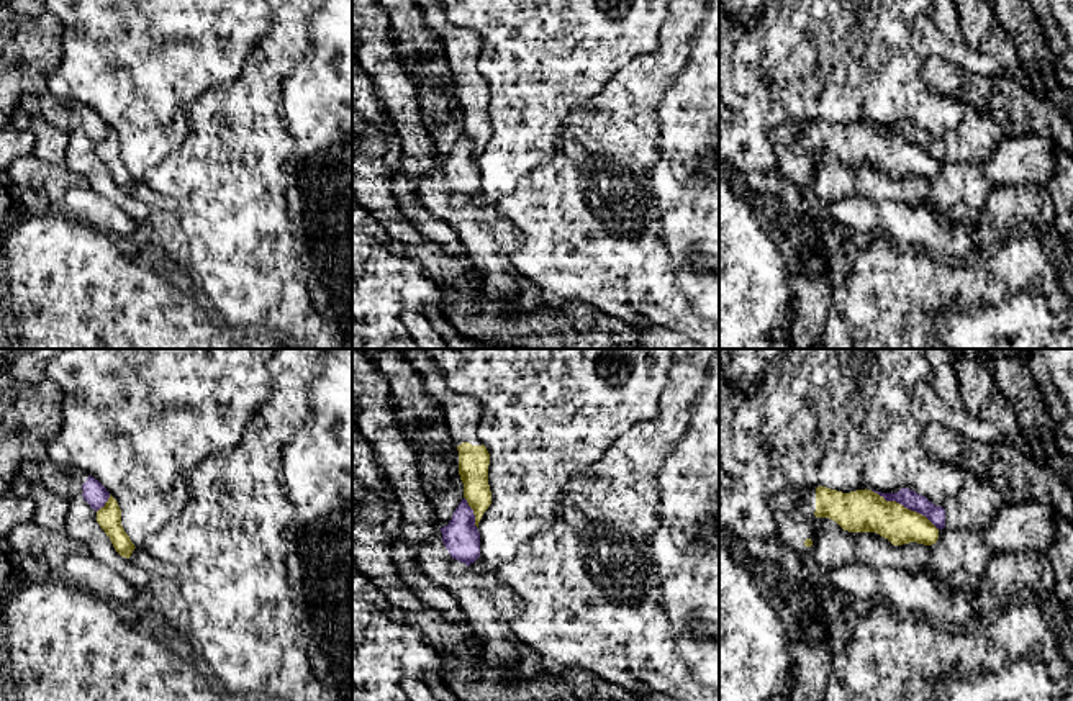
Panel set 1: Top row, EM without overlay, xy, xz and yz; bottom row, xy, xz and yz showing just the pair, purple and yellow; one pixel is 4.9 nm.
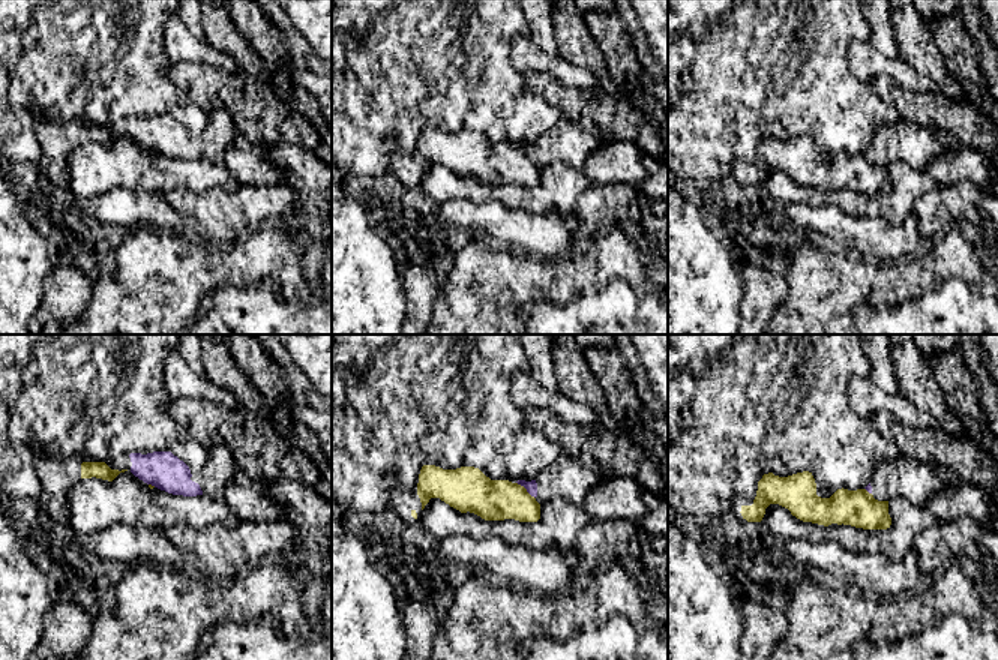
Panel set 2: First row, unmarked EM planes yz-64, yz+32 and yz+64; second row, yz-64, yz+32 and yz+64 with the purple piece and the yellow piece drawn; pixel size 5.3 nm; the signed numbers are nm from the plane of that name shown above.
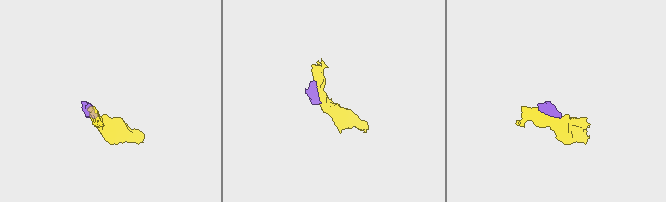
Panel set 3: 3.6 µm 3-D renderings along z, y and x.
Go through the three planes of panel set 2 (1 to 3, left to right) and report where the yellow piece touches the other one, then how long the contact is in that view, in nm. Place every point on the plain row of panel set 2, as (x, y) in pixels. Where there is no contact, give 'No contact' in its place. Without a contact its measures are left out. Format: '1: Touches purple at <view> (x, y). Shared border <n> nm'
1: Touches purple at yz-64 (152, 149). Shared border 40 nm
2: Touches purple at yz+32 (526, 152). Shared border 140 nm
3: Touches purple at yz+64 (868, 155). Shared border 50 nm

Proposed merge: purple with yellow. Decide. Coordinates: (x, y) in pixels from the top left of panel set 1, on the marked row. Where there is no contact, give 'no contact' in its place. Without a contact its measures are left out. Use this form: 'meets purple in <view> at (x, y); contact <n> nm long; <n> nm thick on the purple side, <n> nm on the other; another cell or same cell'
meets purple in yz at (905, 506); contact 380 nm long; 90 nm thick on the purple side, 200 nm on the other; another cell

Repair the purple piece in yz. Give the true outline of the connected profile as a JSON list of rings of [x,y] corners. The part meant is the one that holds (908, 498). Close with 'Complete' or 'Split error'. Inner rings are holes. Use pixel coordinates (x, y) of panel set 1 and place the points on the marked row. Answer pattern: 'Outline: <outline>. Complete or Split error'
Outline: [[[963,470],[960,490],[947,496],[940,506],[909,488],[901,488],[898,493],[875,493],[926,516],[937,529],[980,531],[988,527],[994,514],[1006,506],[1001,495],[993,486],[981,483],[970,470]]]. Split error

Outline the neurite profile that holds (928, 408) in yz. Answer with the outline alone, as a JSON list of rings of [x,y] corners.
[[[917,383],[911,391],[911,414],[921,427],[940,424],[962,432],[975,442],[996,445],[1004,442],[999,427],[970,414],[967,409],[957,409],[944,401],[929,383]]]

